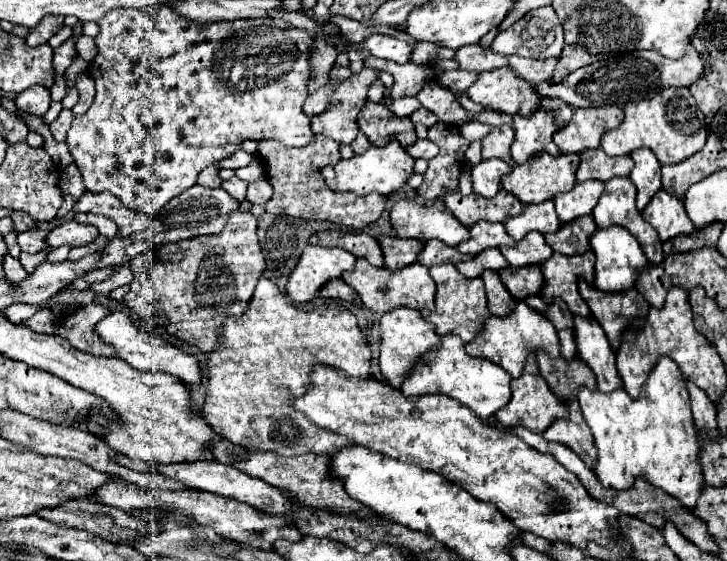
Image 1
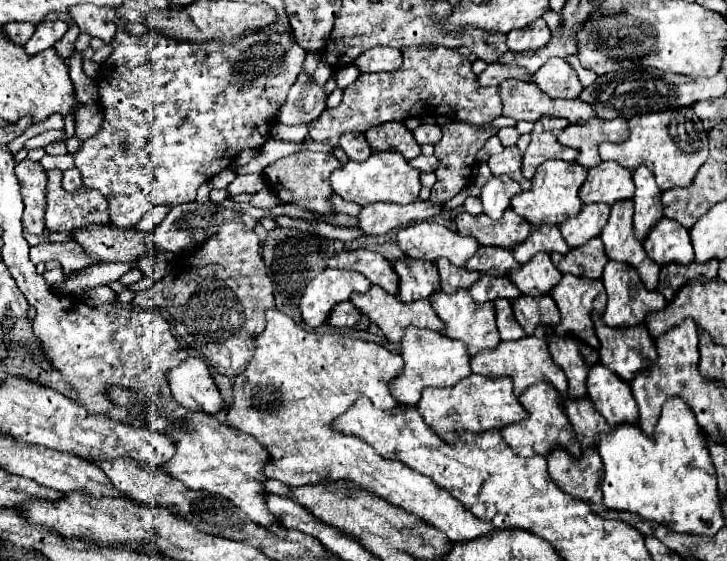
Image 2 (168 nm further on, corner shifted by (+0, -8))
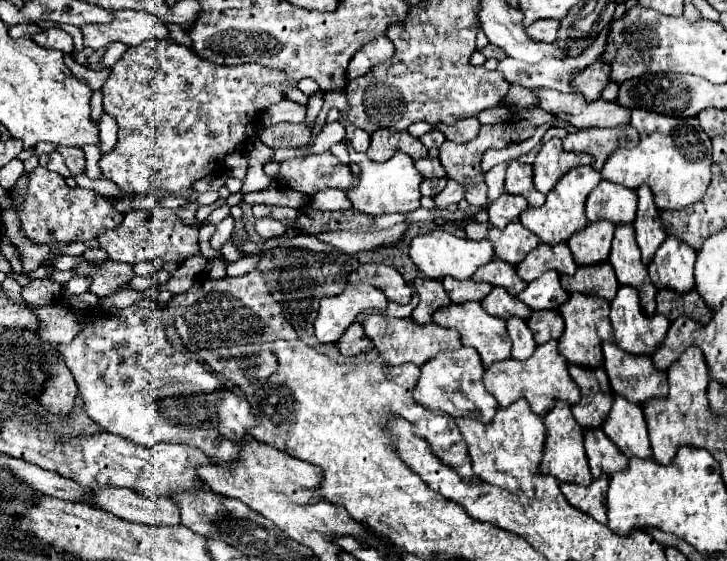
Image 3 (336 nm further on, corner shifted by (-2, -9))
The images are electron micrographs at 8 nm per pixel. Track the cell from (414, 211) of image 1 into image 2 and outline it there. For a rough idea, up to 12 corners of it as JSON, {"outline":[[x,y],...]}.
{"outline":[[434,221],[402,227],[398,245],[406,257],[446,257],[456,267],[478,251]]}

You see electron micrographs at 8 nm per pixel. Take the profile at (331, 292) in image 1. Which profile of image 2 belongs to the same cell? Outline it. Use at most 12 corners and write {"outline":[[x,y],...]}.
{"outline":[[336,305],[330,325],[336,329],[366,327],[368,319],[352,305]]}

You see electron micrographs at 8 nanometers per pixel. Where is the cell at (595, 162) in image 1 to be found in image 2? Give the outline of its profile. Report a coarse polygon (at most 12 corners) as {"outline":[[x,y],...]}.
{"outline":[[614,161],[588,169],[582,203],[632,199],[632,173]]}

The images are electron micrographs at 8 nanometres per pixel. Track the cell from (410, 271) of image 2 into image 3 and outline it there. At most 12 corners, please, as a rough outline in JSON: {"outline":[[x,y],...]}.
{"outline":[[418,276],[412,282],[420,304],[412,318],[420,324],[450,298],[440,280]]}

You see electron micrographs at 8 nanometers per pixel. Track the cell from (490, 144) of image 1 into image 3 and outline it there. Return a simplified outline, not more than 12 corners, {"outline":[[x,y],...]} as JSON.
{"outline":[[510,160],[506,192],[524,196],[530,206],[546,198],[532,186],[532,166]]}

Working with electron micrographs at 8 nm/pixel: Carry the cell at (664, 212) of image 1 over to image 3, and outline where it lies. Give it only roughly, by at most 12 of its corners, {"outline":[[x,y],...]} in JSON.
{"outline":[[670,234],[648,264],[656,288],[694,288],[696,250]]}

